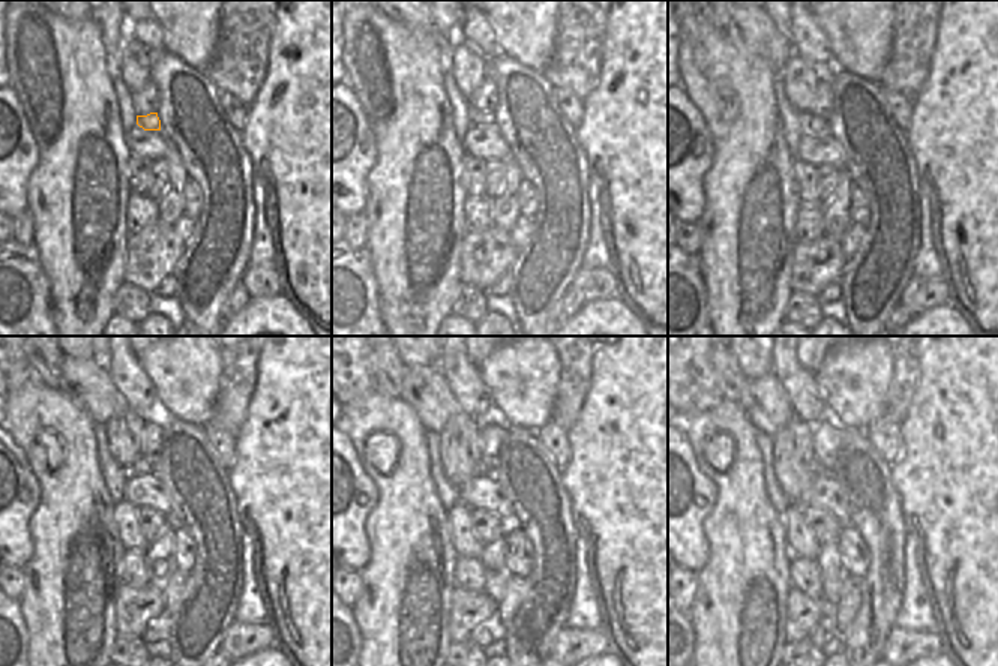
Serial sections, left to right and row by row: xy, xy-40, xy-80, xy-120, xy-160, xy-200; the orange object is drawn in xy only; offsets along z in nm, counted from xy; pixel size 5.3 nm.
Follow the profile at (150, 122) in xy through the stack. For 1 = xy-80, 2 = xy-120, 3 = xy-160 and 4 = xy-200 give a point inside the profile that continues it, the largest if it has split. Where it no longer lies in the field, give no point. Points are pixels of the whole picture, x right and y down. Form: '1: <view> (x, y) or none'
1: xy-80 (809, 123)
2: xy-120 (141, 467)
3: xy-160 (480, 470)
4: xy-200 (817, 470)

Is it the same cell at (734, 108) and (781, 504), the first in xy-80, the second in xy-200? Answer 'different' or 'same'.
different

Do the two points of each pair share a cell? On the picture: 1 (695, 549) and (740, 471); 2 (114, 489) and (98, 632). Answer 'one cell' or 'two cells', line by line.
1: two cells
2: two cells

